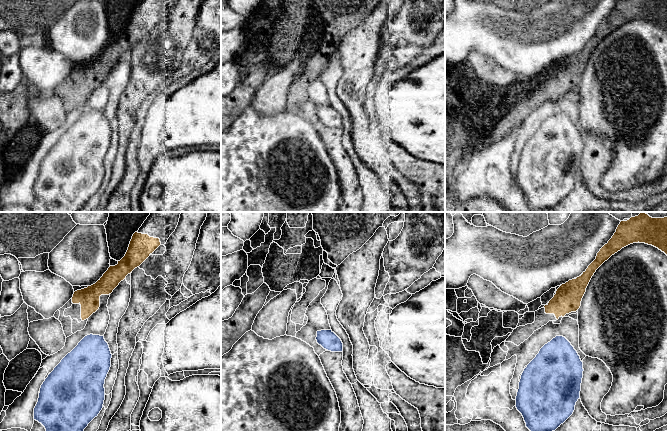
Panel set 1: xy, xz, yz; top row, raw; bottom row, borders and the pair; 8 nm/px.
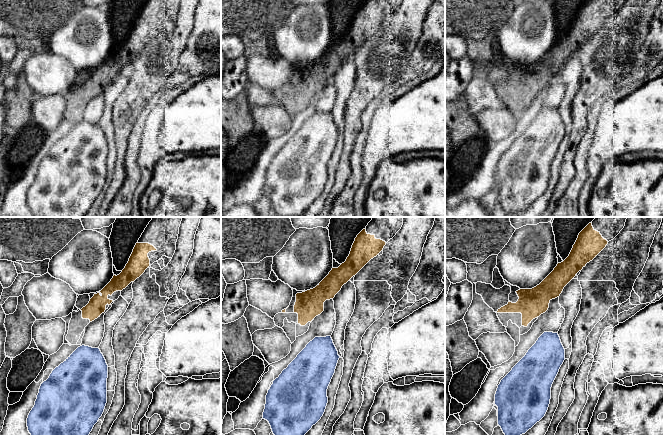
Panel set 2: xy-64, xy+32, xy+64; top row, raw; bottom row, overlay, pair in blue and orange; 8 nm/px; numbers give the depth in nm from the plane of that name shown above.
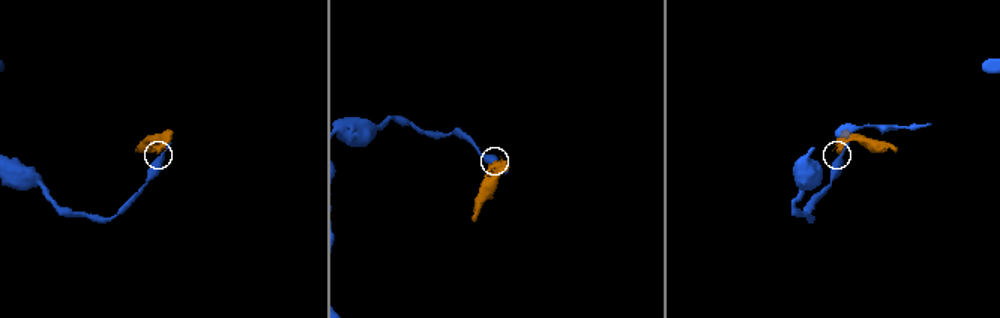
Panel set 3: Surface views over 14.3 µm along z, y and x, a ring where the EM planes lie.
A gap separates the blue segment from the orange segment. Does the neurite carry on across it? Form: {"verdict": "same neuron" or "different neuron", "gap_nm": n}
{"verdict": "different neuron", "gap_nm": 120}

